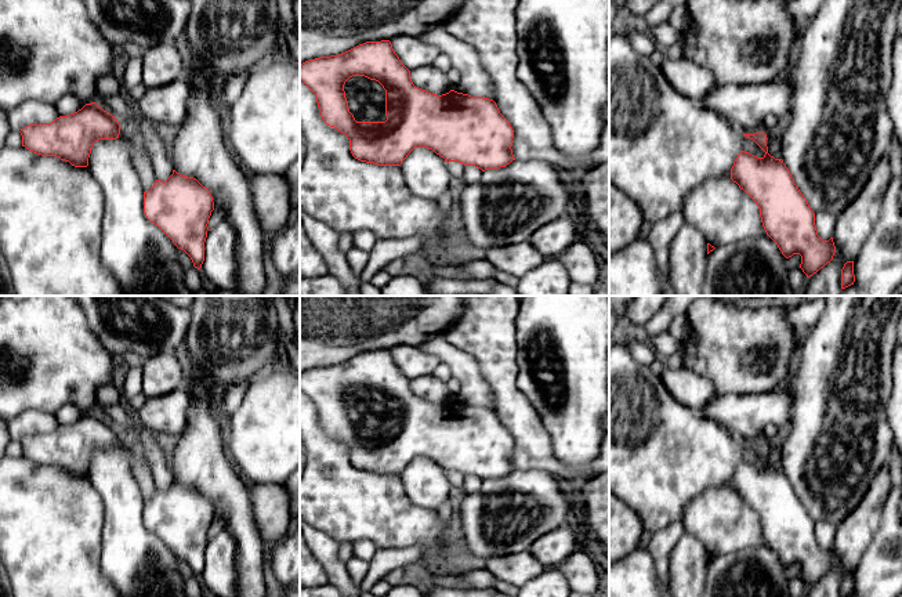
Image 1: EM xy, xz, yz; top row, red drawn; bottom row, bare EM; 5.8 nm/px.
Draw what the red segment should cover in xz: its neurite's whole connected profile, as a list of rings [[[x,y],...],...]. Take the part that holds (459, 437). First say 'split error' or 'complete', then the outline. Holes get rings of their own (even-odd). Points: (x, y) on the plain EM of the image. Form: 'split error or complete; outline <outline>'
split error; outline [[[390,350],[366,351],[338,365],[305,370],[300,375],[300,388],[315,404],[325,433],[347,445],[352,466],[361,471],[401,475],[414,457],[432,459],[448,473],[459,471],[482,481],[506,477],[515,470],[511,459],[514,439],[493,409],[454,399],[436,405],[416,397]]]

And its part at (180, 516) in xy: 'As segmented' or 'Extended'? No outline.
As segmented

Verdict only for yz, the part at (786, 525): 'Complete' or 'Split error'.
Split error

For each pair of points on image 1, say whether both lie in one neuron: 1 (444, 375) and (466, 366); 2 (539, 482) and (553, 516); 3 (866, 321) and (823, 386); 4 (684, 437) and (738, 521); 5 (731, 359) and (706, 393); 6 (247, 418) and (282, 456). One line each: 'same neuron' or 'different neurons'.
1: different neurons
2: same neuron
3: same neuron
4: different neurons
5: different neurons
6: same neuron

